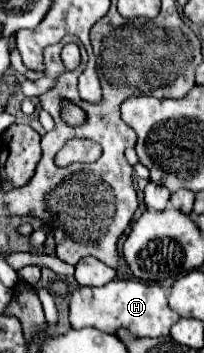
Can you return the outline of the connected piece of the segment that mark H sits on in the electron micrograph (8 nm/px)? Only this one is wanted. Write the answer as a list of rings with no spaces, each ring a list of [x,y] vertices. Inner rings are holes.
[[[114,279],[104,287],[78,287],[70,293],[70,325],[72,329],[96,327],[114,333],[126,327],[136,337],[166,337],[170,327],[180,319],[170,307],[166,291],[158,283],[142,283],[132,279]]]

